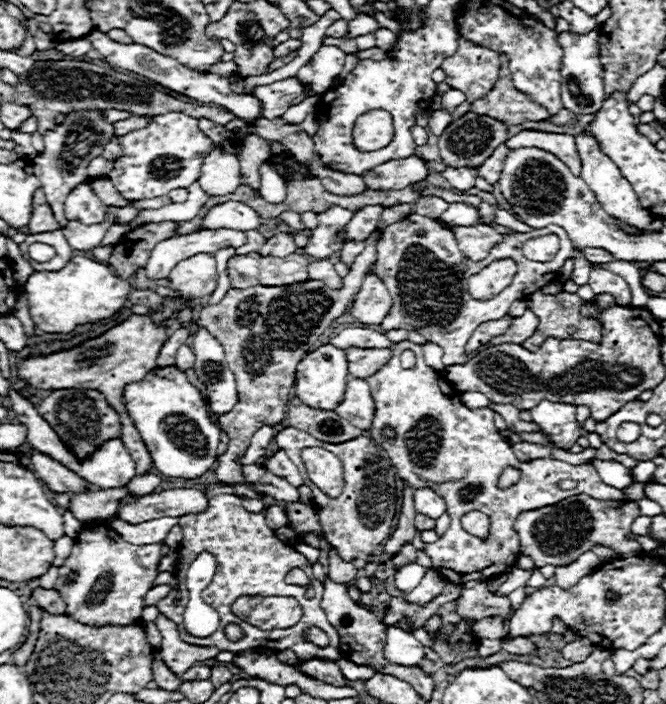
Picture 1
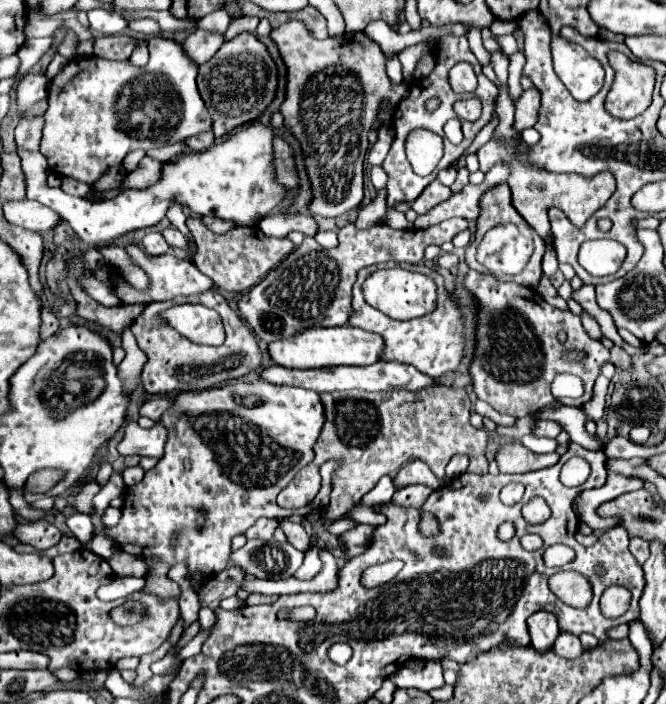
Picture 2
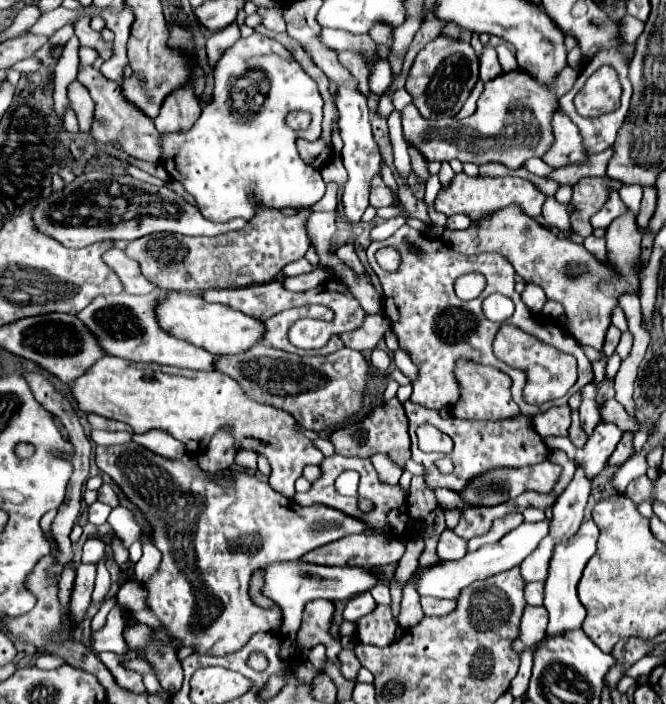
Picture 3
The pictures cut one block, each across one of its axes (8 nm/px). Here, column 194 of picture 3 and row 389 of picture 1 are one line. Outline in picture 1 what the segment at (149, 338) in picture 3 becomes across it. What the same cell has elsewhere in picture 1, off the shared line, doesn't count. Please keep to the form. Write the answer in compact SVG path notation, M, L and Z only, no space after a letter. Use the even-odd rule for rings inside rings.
M350 376L346 384L344 402L336 408L336 412L344 416L350 424L354 424L356 428L370 430L376 406L374 406L374 398L370 394L370 386L366 384L366 380Z

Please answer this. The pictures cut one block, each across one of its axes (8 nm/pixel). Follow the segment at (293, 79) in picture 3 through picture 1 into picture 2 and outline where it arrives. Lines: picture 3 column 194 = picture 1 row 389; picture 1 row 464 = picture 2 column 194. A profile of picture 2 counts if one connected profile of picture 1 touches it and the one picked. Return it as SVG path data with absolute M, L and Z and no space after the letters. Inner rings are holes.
M254 122L244 130L234 132L224 142L214 144L200 154L184 154L174 162L164 164L162 180L146 190L124 190L118 196L104 200L102 204L88 202L78 196L66 194L62 188L50 188L46 178L50 168L40 152L18 152L22 158L22 170L26 176L28 200L36 200L68 220L78 240L92 248L112 246L128 232L156 226L172 202L190 206L200 216L216 216L222 220L234 220L238 226L254 226L258 214L266 216L284 196L286 188L274 180L272 168L272 132L268 126Z

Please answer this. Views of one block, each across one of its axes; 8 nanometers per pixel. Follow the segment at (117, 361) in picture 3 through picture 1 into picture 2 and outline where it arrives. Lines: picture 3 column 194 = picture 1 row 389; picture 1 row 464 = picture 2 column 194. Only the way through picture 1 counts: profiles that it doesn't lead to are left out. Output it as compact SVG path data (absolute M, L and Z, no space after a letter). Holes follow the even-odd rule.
M260 380L260 382L230 382L226 386L220 386L220 388L208 388L208 390L202 390L202 392L180 392L176 398L174 398L174 410L170 410L166 416L162 416L160 424L166 424L170 436L168 436L168 442L166 442L166 452L164 456L158 460L158 464L146 472L146 476L142 478L142 482L126 488L126 496L124 496L124 506L122 506L122 518L116 526L112 528L104 528L106 536L110 536L114 540L114 544L124 550L126 554L130 556L136 556L136 558L142 558L146 564L158 560L158 562L166 562L168 566L174 566L178 562L184 562L186 568L188 568L188 580L192 584L192 590L194 592L200 592L200 588L204 586L206 578L210 578L212 574L224 570L230 562L230 554L232 554L232 538L238 536L238 534L244 534L260 516L266 516L270 520L276 520L276 522L282 522L284 518L290 518L294 512L292 510L286 510L286 508L280 508L276 504L276 496L278 492L296 476L296 472L310 464L310 460L314 458L314 444L320 436L320 430L324 426L324 406L322 406L322 400L316 392L312 390L304 390L304 388L296 388L296 386L276 386L276 384L270 384L266 380ZM198 508L206 510L206 524L198 524L196 522L196 514L198 514ZM190 572L202 572L204 574L204 580L192 580Z

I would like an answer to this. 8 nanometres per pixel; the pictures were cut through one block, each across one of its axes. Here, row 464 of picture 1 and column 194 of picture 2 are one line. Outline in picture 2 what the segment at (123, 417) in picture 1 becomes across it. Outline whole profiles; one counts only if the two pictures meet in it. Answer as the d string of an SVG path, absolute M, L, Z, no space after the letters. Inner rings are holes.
M202 132L198 136L190 136L186 140L186 144L188 144L188 148L192 152L204 152L204 150L208 150L214 144L214 134L212 132Z

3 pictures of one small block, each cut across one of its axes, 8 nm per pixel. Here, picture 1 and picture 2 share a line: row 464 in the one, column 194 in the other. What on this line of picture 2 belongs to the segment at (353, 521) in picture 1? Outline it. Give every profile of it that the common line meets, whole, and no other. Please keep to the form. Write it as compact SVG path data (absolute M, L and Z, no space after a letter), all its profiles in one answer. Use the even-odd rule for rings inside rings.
M204 292L198 296L190 296L190 298L174 298L174 300L166 300L166 302L150 302L144 312L134 320L132 324L132 332L136 336L136 342L140 346L140 350L146 354L146 364L142 368L142 382L144 382L144 390L148 394L174 394L174 392L198 392L198 390L206 390L206 388L214 388L222 382L228 380L238 380L244 378L252 372L256 372L262 364L262 354L258 348L258 340L252 332L252 328L240 318L240 314L236 310L232 310L226 302L226 298L220 292ZM178 304L202 304L206 308L214 308L220 316L222 322L226 324L226 342L222 346L200 346L194 344L190 340L186 340L186 336L182 336L180 332L176 332L170 324L166 324L162 320L162 312L178 306Z

